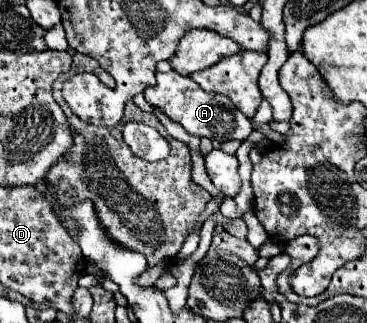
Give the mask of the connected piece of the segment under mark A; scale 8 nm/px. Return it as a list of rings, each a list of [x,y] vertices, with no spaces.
[[[176,71],[158,73],[156,79],[158,79],[156,87],[148,87],[144,91],[146,101],[152,107],[166,113],[172,121],[180,123],[190,135],[208,137],[208,139],[216,139],[216,141],[230,141],[230,139],[244,141],[252,133],[250,119],[244,117],[240,111],[236,111],[232,107],[232,103],[228,101],[228,97],[216,95],[216,93],[206,93],[190,77],[182,77]]]

